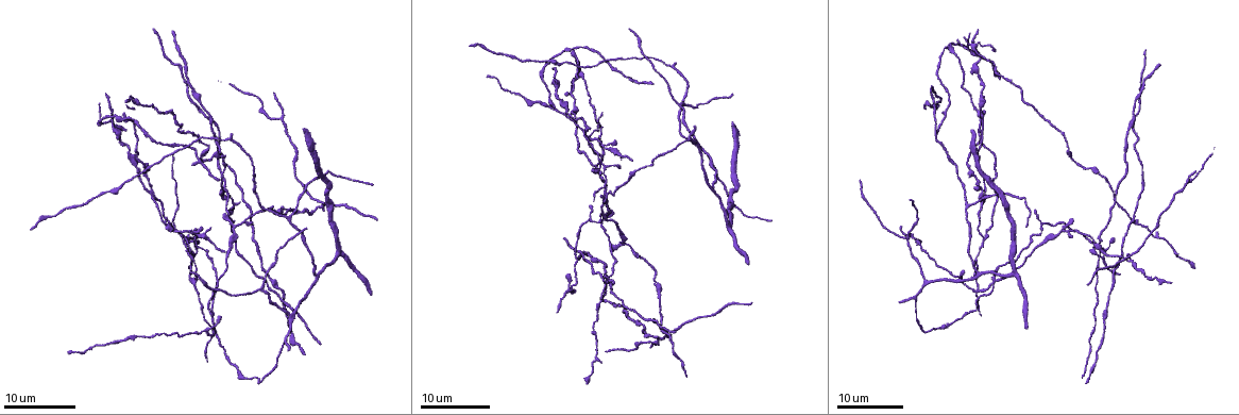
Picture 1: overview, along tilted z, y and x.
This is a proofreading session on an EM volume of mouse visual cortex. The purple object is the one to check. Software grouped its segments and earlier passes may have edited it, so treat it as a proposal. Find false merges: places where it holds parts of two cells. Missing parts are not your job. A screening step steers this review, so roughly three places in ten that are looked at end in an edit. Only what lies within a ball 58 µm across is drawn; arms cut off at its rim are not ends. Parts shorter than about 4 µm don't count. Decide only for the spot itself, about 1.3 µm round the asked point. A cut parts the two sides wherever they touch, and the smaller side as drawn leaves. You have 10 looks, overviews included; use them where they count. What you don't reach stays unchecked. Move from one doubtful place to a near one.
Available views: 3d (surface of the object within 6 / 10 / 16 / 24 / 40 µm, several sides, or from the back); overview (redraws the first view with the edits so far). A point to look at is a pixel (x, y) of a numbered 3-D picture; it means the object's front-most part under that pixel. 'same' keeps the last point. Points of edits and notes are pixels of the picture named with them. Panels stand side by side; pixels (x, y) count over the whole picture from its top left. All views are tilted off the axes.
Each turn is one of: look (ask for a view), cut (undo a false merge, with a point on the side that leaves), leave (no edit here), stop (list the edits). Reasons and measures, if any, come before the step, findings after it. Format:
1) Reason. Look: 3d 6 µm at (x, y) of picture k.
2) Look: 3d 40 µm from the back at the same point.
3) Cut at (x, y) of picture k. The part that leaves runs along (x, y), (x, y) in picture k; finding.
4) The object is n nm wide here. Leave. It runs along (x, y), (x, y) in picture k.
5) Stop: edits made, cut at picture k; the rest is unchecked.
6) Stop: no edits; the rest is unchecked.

Four arms meet. Look: 3d 16 µm at (220, 175) of picture 1.

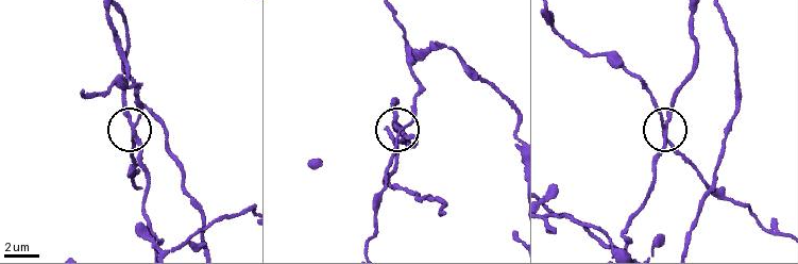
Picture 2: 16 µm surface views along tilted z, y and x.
Zoom in. Look: 3d 6 µm at (131, 126) of picture 2.

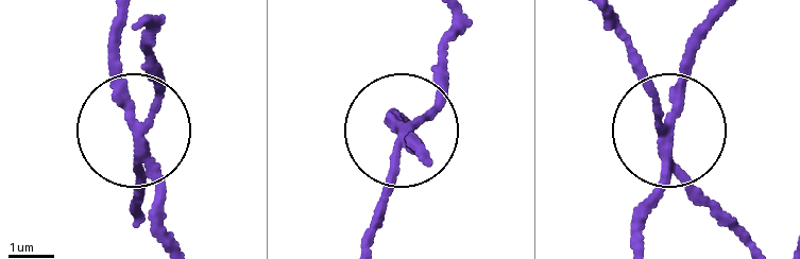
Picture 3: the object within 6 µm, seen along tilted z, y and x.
4 arms meet here. Cut at (163, 90) of picture 3. The part that leaves runs along (138, 144), (159, 87), (146, 33) in picture 3; two cells meet here.

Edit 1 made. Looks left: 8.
Side arm on a straight run. Look: 3d 24 µm at (316, 276) of picture 1.

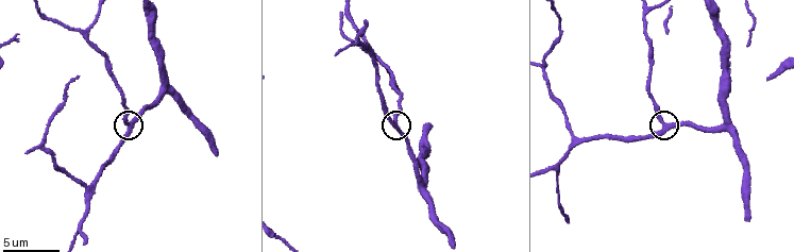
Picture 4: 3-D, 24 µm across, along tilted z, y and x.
Look: 3d 10 µm at (665, 125) of picture 4.

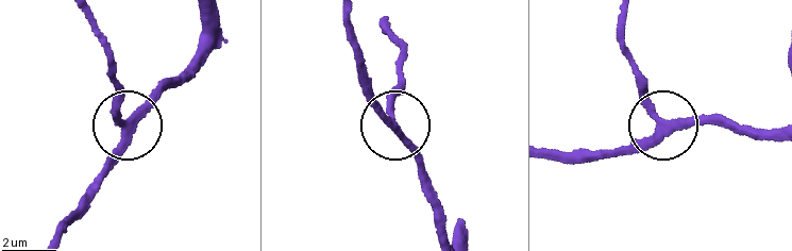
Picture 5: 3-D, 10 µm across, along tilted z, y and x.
Leave. It runs along (551, 155), (627, 151), (664, 130), (710, 119) in picture 5; one cell here.

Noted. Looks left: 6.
Look: overview.

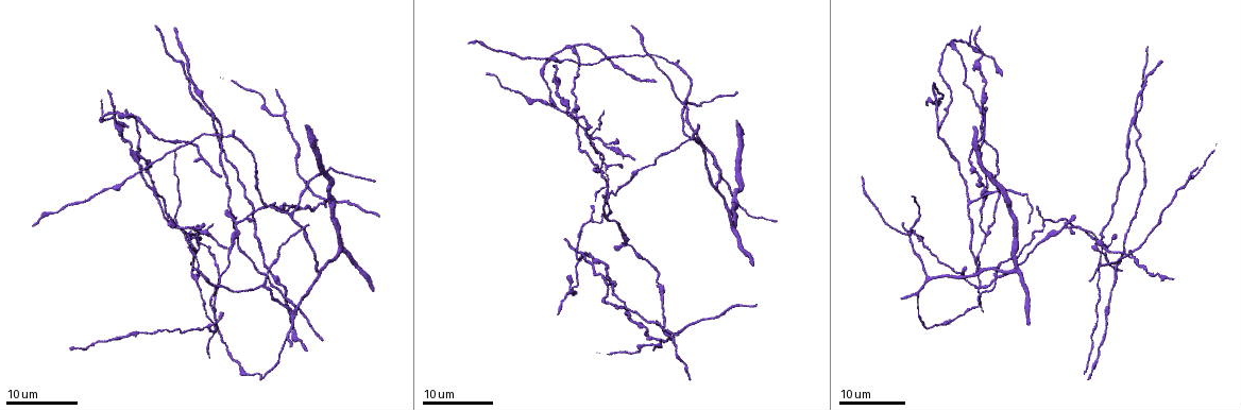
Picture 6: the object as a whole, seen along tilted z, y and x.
Three arms meet. Look: 3d 24 µm at (293, 209) of picture 6.

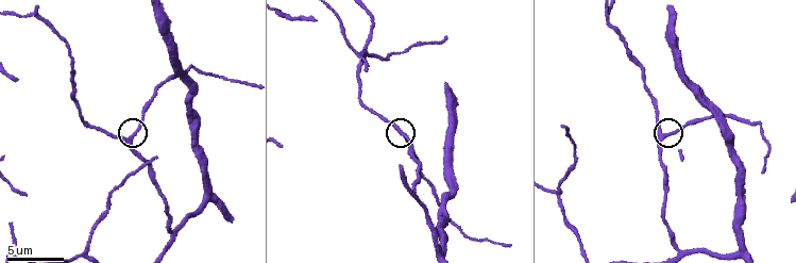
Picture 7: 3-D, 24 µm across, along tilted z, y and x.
Look: 3d 10 µm at (131, 138) of picture 7.

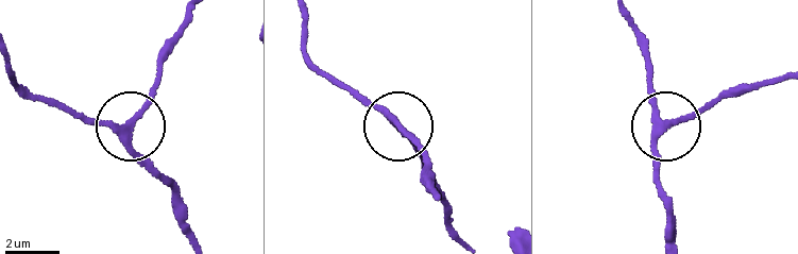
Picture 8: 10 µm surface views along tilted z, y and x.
3 arms meet here. Leave. It runs along (196, 241), (180, 190), (131, 137), (165, 57) in picture 8; continuous, no second cell.

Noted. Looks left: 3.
Side arm on a straight run. Look: 3d 16 µm at (1142, 90) of picture 6.

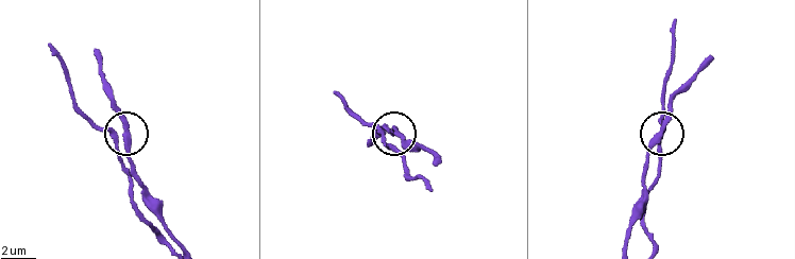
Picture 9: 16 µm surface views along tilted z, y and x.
Look: 3d 10 µm at (127, 133) of picture 9.

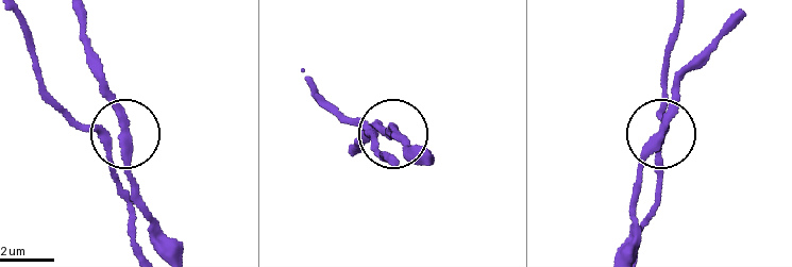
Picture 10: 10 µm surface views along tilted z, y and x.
The object is 230 nm wide here. Leave. It runs along (137, 245), (110, 153), (119, 120), (89, 68) in picture 10; one cell here.

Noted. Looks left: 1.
A fork. Look: 3d 10 µm at (558, 193) of picture 7.

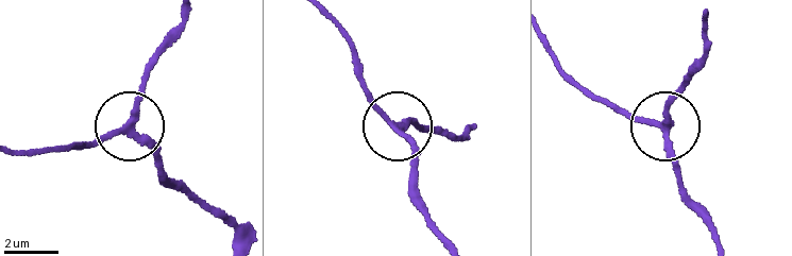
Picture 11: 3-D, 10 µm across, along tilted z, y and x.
3 arms meet here. Leave. One cell here.

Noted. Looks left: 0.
Stop: edits made, cut at picture 3; the rest is unchecked.

